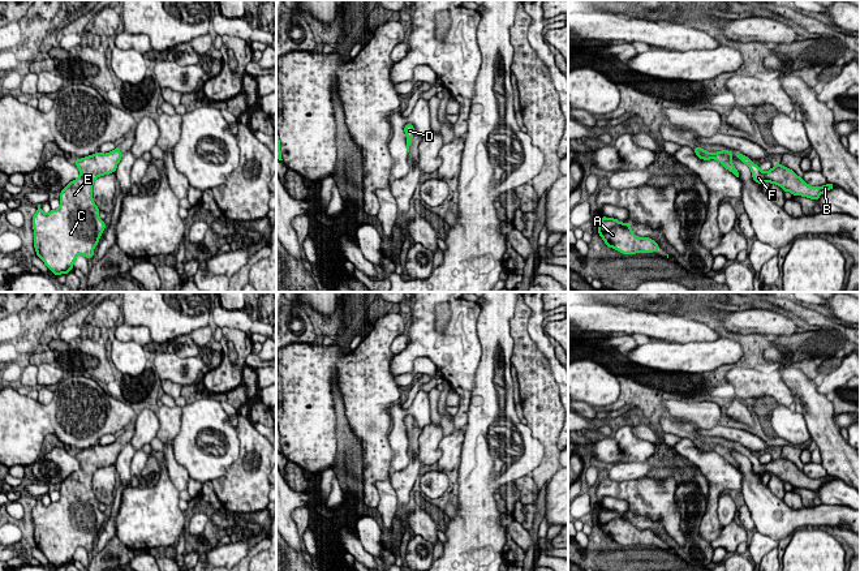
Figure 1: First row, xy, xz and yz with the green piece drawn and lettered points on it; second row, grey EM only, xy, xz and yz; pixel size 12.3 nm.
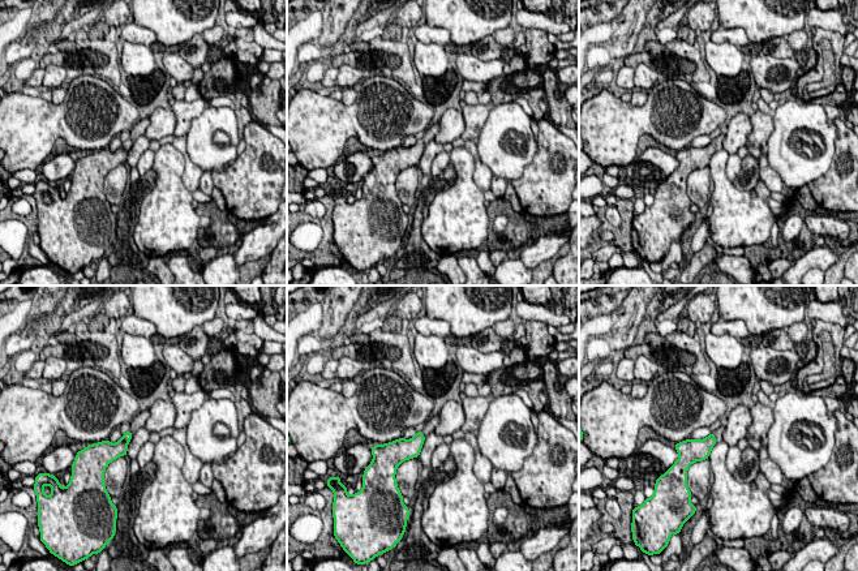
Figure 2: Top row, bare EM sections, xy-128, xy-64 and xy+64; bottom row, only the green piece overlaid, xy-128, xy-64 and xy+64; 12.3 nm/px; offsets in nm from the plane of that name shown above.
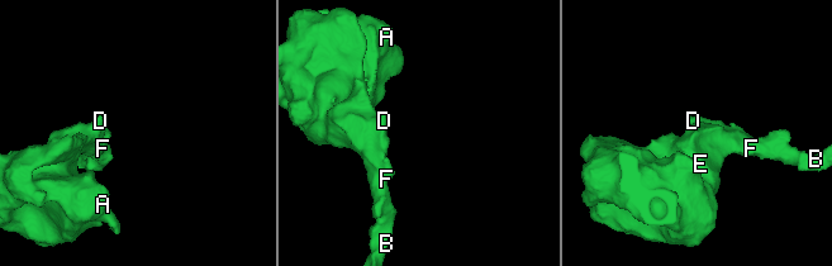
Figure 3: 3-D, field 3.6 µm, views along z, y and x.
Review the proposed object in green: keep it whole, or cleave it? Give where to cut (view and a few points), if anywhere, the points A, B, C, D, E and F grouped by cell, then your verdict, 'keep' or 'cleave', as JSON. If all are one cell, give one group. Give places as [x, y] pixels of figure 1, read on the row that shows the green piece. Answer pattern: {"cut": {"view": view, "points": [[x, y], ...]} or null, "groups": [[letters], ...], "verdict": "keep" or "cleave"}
{"cut": null, "groups": [["A", "B", "C", "D", "E", "F"]], "verdict": "keep"}

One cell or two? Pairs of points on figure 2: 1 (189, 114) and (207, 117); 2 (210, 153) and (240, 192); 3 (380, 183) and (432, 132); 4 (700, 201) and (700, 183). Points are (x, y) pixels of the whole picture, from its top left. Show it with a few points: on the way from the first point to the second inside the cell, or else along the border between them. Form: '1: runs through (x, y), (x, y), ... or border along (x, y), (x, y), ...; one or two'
1: border along (206, 107), (192, 120), (191, 128), (185, 134); two
2: border along (227, 168), (213, 174); two
3: runs through (391, 170), (419, 145); one
4: runs through (700, 197), (700, 187); one

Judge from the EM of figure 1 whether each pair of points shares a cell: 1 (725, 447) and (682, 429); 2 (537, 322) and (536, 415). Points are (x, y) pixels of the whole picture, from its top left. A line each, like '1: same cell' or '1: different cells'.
1: same cell
2: different cells

